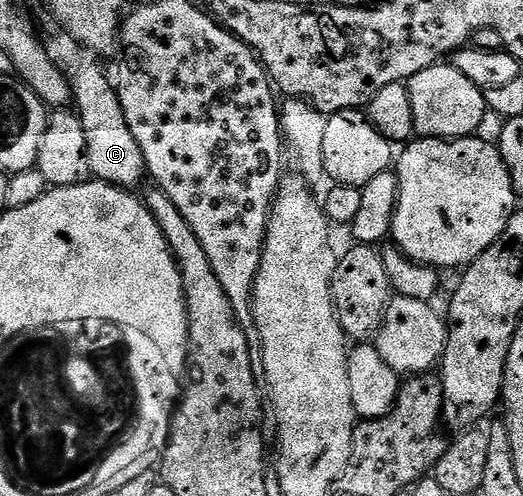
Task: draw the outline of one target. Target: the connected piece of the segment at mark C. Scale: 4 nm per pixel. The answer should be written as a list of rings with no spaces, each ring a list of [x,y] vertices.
[[[84,65],[76,74],[71,74],[72,96],[74,98],[75,112],[80,115],[80,122],[86,131],[86,147],[88,158],[92,168],[92,177],[97,181],[105,181],[108,185],[116,185],[120,189],[135,190],[140,180],[145,180],[146,170],[144,167],[144,156],[138,147],[138,139],[130,131],[126,123],[126,115],[122,111],[120,95],[111,76],[107,77],[96,65]]]

